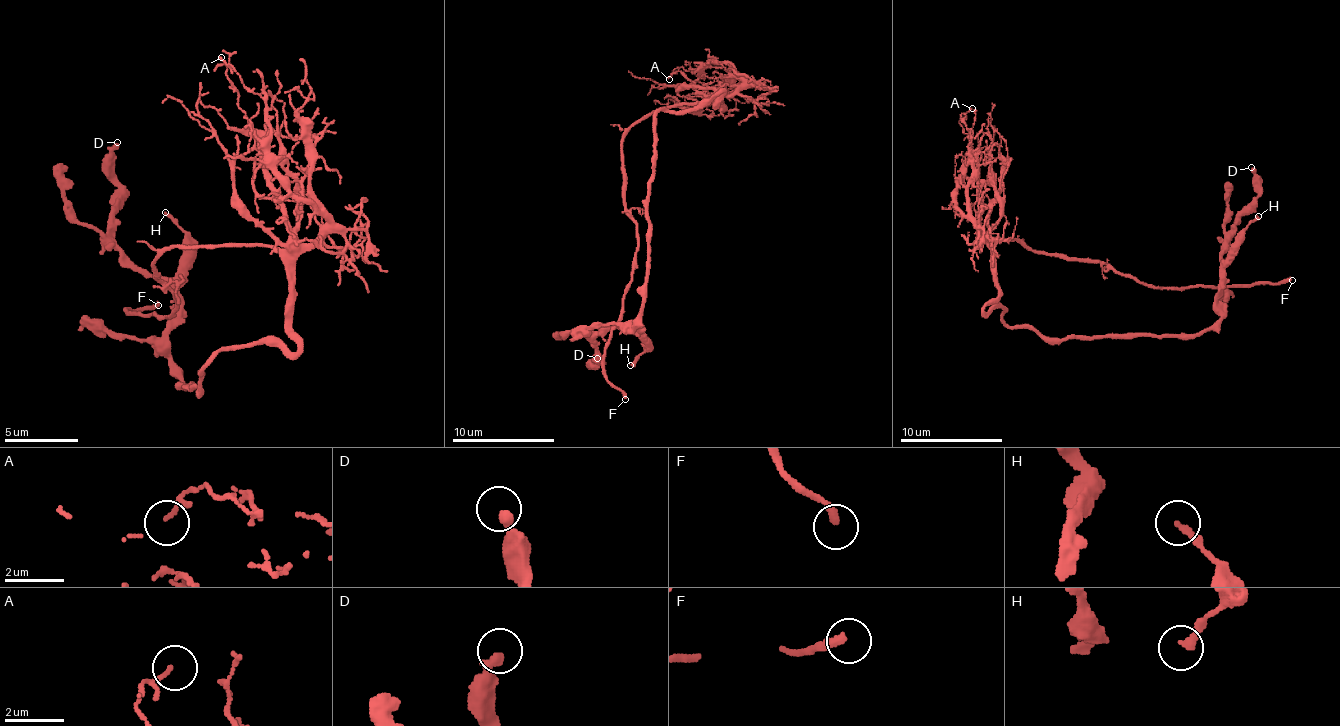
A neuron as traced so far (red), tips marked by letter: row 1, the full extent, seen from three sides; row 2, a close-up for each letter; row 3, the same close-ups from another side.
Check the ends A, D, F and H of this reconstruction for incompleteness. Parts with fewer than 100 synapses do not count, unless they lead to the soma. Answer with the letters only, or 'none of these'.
F

